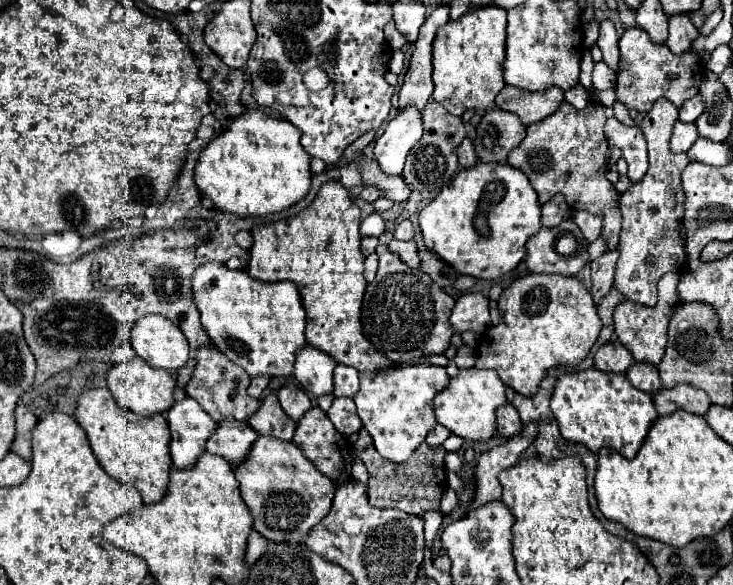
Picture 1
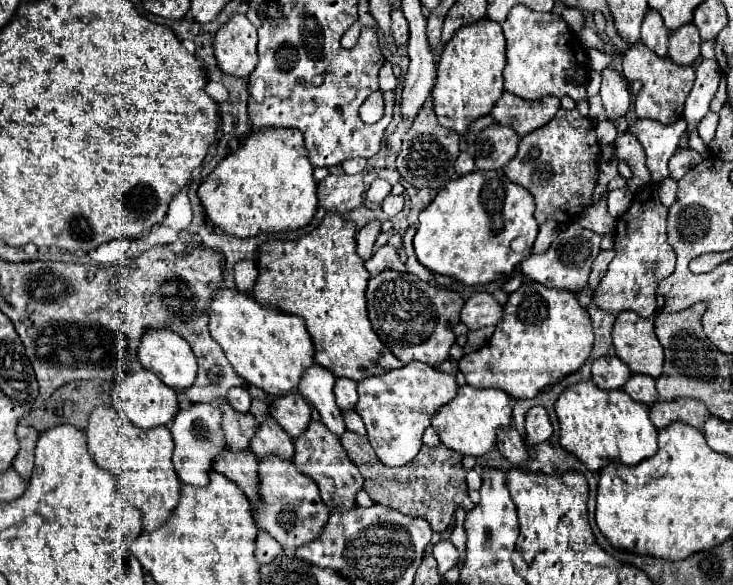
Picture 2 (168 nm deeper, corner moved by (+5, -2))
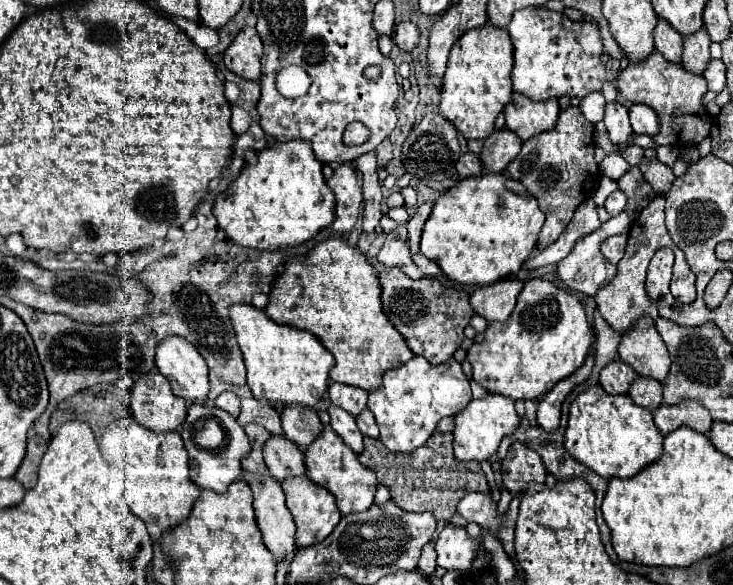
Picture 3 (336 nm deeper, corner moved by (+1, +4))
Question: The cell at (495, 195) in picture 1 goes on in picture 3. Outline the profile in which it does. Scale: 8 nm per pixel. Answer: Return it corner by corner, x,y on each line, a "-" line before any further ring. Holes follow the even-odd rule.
483,173
477,177
467,177
447,189
433,205
433,211
423,227
421,253
435,261
441,271
459,285
491,285
521,269
539,241
539,229
543,221
545,217
537,199
521,185
521,181
515,181
505,173

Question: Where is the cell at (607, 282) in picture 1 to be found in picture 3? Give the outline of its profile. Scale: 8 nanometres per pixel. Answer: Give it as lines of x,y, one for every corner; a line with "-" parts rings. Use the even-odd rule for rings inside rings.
617,235
617,237
609,237
609,241
603,241
601,243
601,253
603,257
617,265
617,261
623,257
625,253
625,243
627,243
627,235

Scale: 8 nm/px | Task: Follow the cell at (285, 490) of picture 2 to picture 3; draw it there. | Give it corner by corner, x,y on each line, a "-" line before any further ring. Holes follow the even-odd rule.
307,475
287,477
285,481
281,481
281,487
283,487
283,493
287,497
287,509
291,511
295,527
297,527
295,543
299,547
307,547
307,545
323,541
341,519
341,513
335,505
335,497
327,489
323,489
321,485
315,485

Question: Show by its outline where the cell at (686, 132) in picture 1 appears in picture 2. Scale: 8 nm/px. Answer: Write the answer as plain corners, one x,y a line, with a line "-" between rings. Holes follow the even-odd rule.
637,119
629,125
629,133
637,137
641,147
647,155
647,169
651,171
651,177
655,183
669,177
667,161
677,151
679,139
685,131
687,123
679,119
673,125
661,125
653,119

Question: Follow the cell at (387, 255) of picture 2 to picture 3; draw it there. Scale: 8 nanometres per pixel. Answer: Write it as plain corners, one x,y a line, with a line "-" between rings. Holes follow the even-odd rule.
399,225
397,229
393,229
387,235
387,241
383,243
381,251
377,253
377,261
383,263
385,267
399,267
405,275
409,275
413,279
421,279
423,273
413,263
413,259
409,255
409,247
405,245
405,239
407,239
407,227
405,225

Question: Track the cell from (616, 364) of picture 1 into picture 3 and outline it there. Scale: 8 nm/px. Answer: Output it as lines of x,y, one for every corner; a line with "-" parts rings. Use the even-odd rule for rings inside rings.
621,359
611,361
601,369
599,383
609,395
623,395
627,393
629,385
635,381
637,373
633,371
631,365
625,365

